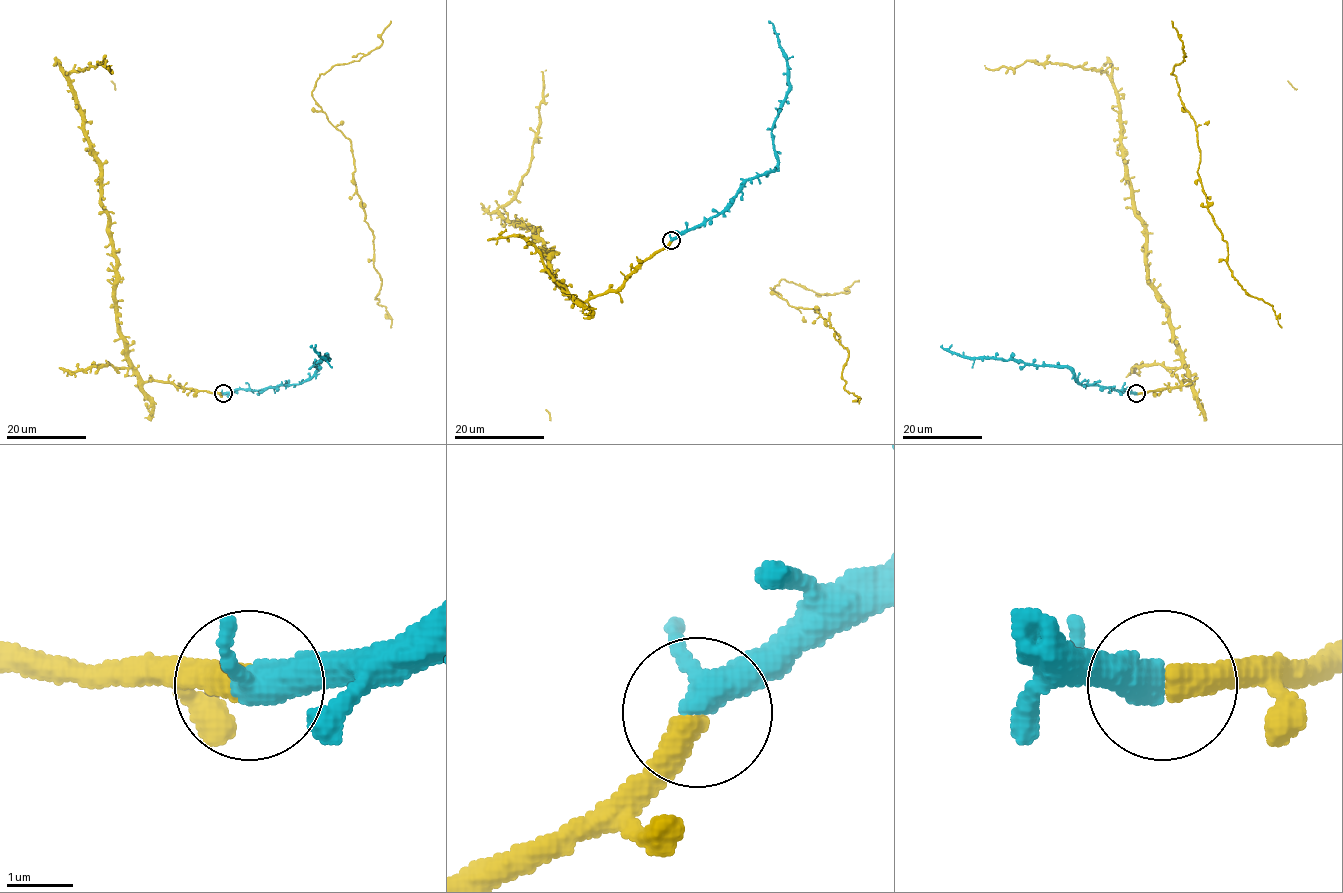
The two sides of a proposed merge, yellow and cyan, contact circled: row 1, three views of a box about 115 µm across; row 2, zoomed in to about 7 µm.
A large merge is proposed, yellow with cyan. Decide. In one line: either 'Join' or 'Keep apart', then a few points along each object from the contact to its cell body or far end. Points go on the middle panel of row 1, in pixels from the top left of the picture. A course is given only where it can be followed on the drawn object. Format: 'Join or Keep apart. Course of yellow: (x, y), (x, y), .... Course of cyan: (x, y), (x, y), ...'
Join. Course of yellow: (671, 241), (616, 290), (582, 301), (552, 275), (551, 251), (534, 231), (500, 213), (531, 160), (546, 70). Course of cyan: (671, 240), (716, 217), (746, 182), (777, 165), (772, 126), (789, 88), (789, 65), (768, 20)

